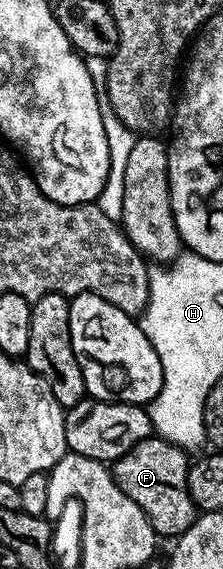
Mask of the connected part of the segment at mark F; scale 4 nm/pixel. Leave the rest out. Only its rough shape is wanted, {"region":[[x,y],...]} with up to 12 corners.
{"region":[[138,441],[110,470],[157,536],[198,518],[189,452]]}

